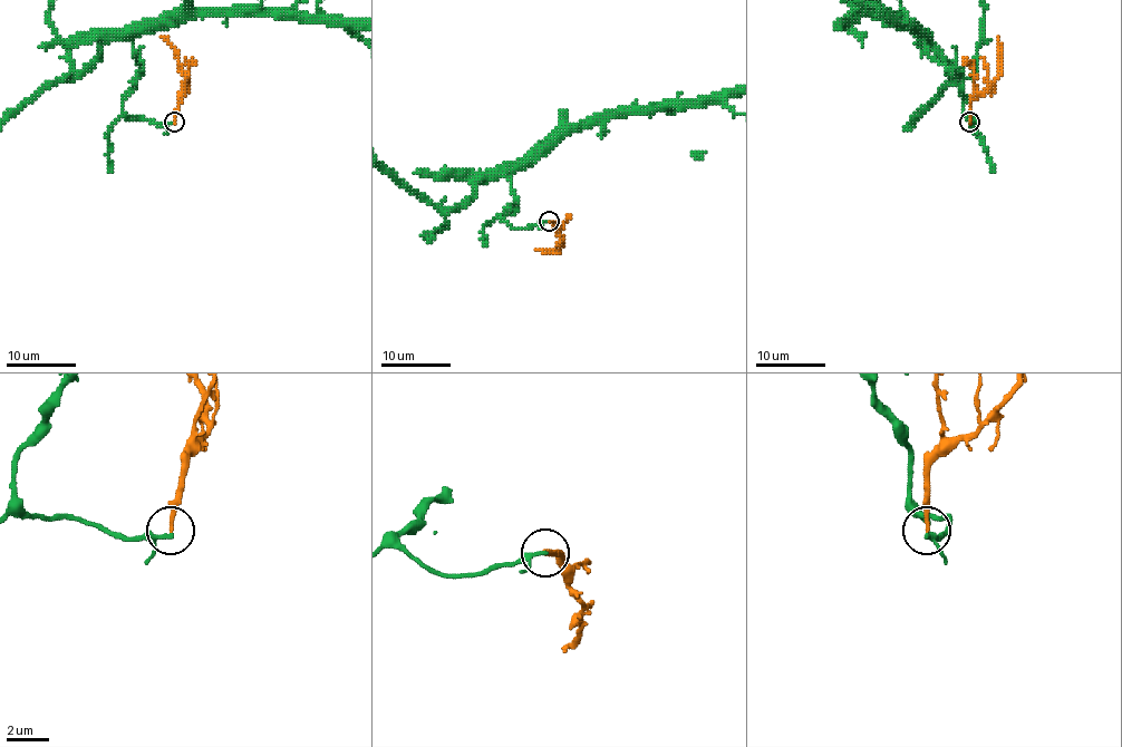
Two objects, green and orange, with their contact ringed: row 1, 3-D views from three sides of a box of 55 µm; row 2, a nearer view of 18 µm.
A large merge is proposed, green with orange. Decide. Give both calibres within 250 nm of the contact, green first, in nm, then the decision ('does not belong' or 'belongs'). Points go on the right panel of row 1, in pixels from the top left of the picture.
150/180 nm | does not belong

